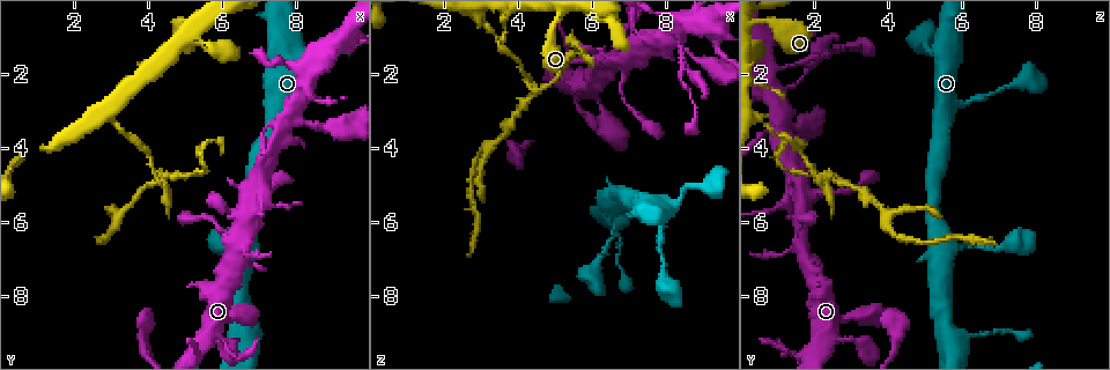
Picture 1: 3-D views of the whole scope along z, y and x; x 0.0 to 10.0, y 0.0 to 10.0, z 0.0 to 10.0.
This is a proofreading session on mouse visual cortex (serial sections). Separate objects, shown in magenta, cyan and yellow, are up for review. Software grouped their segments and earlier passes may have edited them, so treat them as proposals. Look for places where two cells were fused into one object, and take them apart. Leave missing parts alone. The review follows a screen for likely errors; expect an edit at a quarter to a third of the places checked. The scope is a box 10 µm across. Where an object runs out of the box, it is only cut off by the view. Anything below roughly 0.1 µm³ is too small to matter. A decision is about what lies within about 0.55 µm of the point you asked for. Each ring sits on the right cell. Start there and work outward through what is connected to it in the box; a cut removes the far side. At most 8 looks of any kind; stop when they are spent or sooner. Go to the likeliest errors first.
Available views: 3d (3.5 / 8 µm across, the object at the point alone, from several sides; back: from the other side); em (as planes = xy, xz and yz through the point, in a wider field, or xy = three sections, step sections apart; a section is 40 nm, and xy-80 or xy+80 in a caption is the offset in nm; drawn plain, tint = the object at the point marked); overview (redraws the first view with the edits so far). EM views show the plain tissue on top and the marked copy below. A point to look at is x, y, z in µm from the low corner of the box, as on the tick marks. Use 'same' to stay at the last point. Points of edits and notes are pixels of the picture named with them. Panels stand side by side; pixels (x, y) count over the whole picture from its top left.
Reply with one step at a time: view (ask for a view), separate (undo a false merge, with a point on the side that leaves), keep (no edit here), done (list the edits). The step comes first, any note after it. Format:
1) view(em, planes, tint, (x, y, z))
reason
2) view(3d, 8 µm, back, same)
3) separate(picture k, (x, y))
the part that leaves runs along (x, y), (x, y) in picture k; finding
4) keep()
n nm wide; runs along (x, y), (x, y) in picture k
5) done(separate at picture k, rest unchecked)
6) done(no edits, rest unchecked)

view(3d, 3.5 µm, (6.75, 5.55, 1.65))
two arms in line, one across

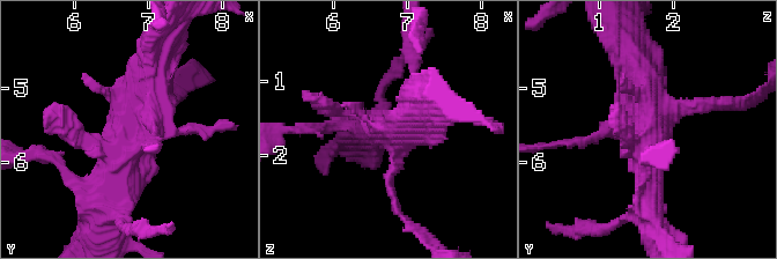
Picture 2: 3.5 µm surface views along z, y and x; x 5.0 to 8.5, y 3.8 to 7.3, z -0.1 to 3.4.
view(em, xy, step 5, tint, (6.80, 5.60, 1.70))

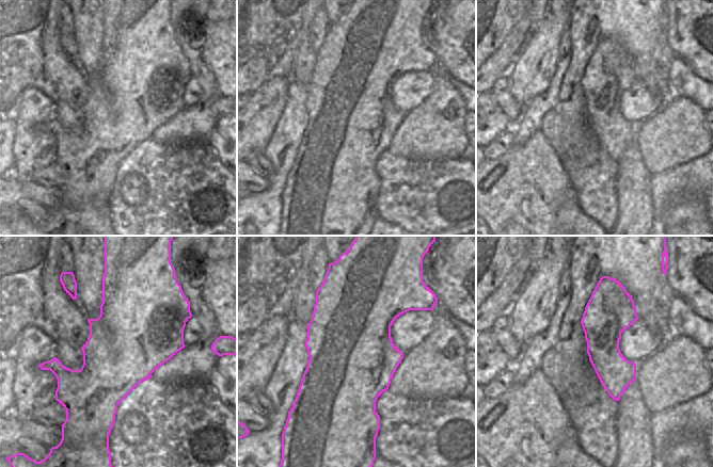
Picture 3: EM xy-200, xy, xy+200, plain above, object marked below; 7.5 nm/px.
keep()
all the same cell

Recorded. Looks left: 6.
view(3d, 3.5 µm, back, (7.10, 3.50, 0.80))
sharp bend

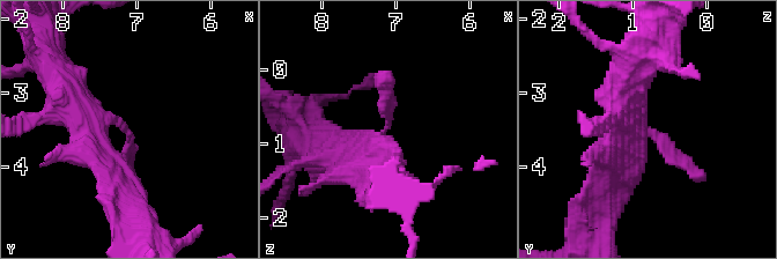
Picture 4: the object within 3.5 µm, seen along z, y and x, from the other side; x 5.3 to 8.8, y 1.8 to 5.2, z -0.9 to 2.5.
view(em, xy, step 3, tint, (7.15, 3.45, 0.80))
3 arms; arms of 200, 300, 400 nm

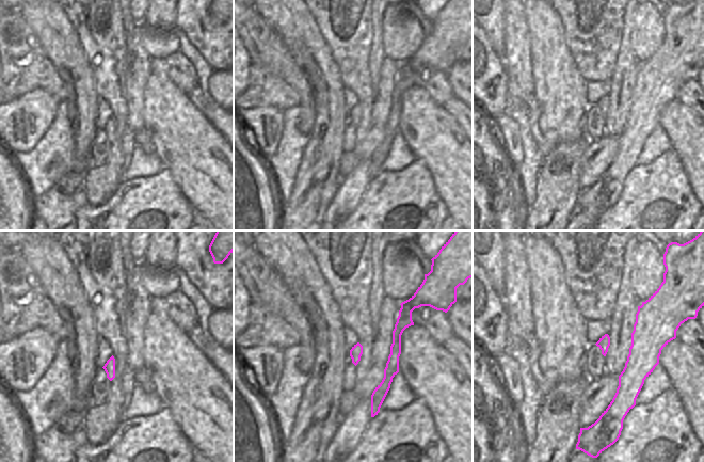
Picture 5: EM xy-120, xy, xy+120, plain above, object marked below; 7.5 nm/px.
view(em, xy, step 1, tint, same)
another direction

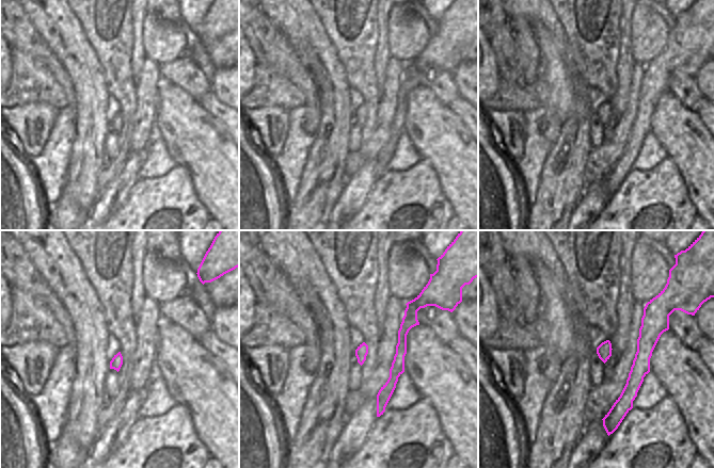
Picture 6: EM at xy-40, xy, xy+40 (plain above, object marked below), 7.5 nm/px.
keep()
runs along (361, 160), (390, 119), (383, 78) in picture 4; continuous, no second cell

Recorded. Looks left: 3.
view(3d, 3.5 µm, (6.65, 6.65, 6.25))

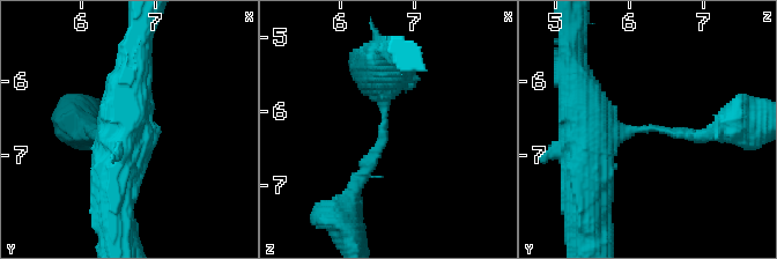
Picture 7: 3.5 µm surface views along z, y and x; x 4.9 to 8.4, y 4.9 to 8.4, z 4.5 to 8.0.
view(em, planes, tint, (6.60, 6.65, 6.25))
arms of 150, 700 nm; need the tissue

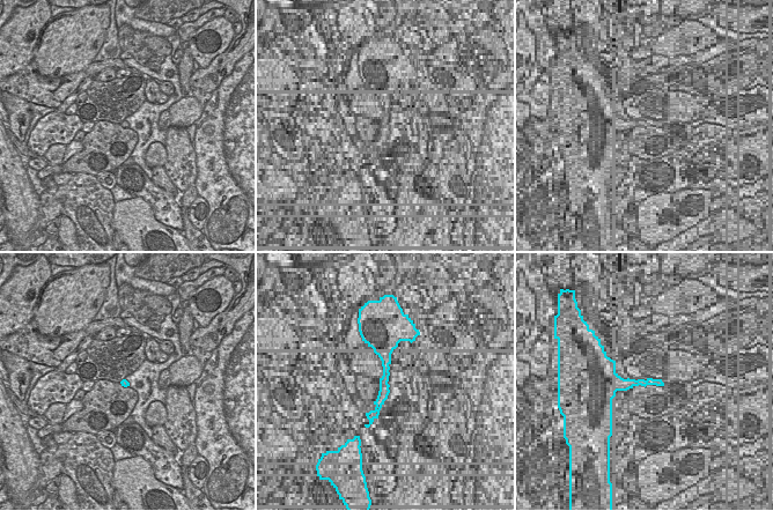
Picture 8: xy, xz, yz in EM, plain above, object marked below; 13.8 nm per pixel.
keep()
runs along (380, 61), (384, 141), (353, 194) in picture 7; all the same cell

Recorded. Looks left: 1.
done(no edits, rest unchecked)

